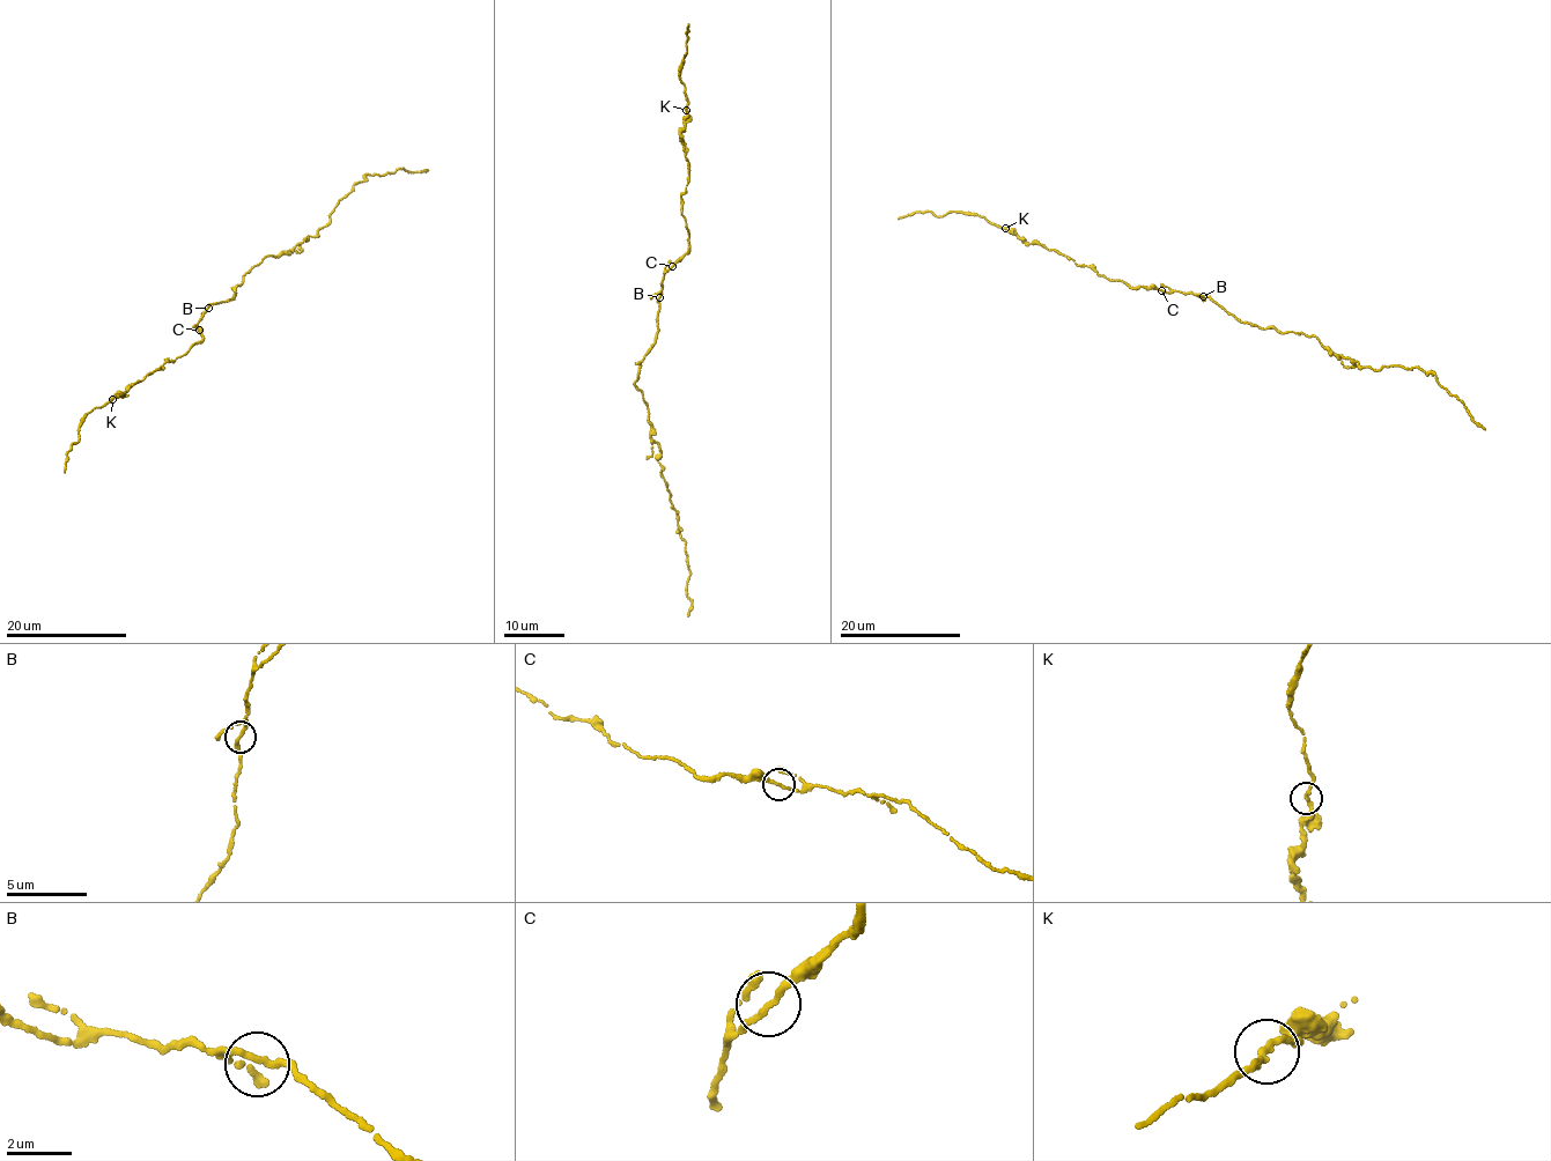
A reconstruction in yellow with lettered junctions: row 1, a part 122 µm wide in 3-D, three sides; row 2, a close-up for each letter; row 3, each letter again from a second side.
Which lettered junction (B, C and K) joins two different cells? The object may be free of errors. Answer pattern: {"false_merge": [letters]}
{"false_merge": []}

